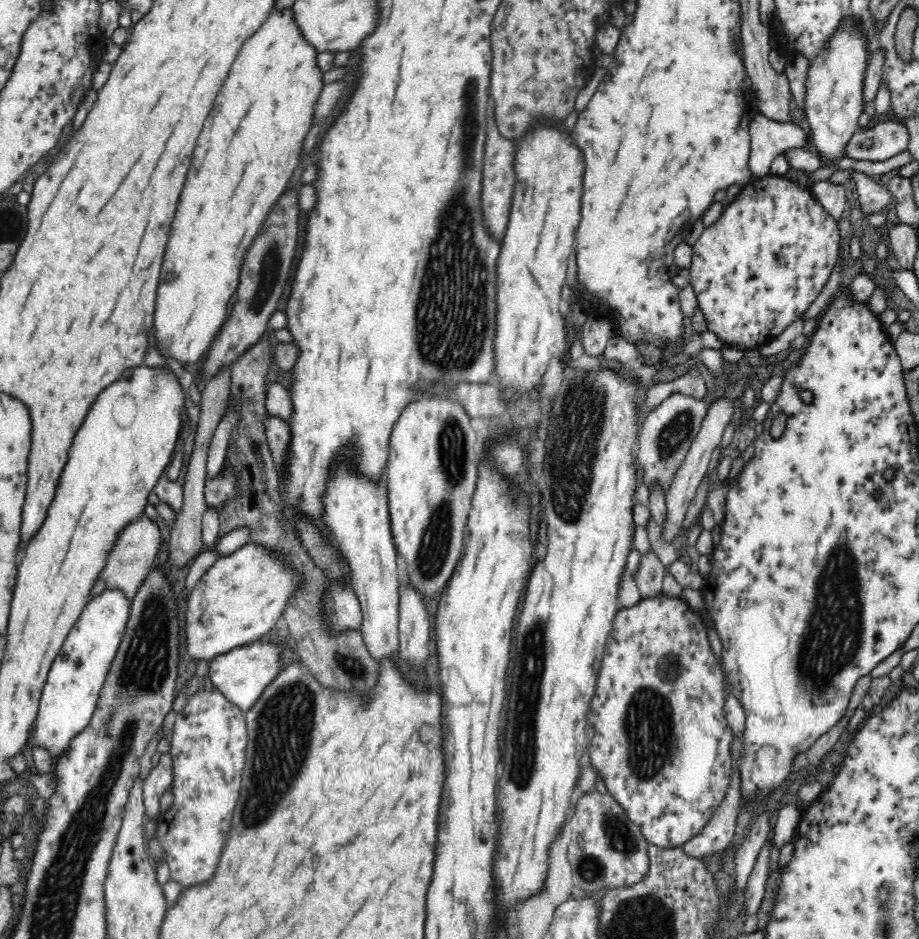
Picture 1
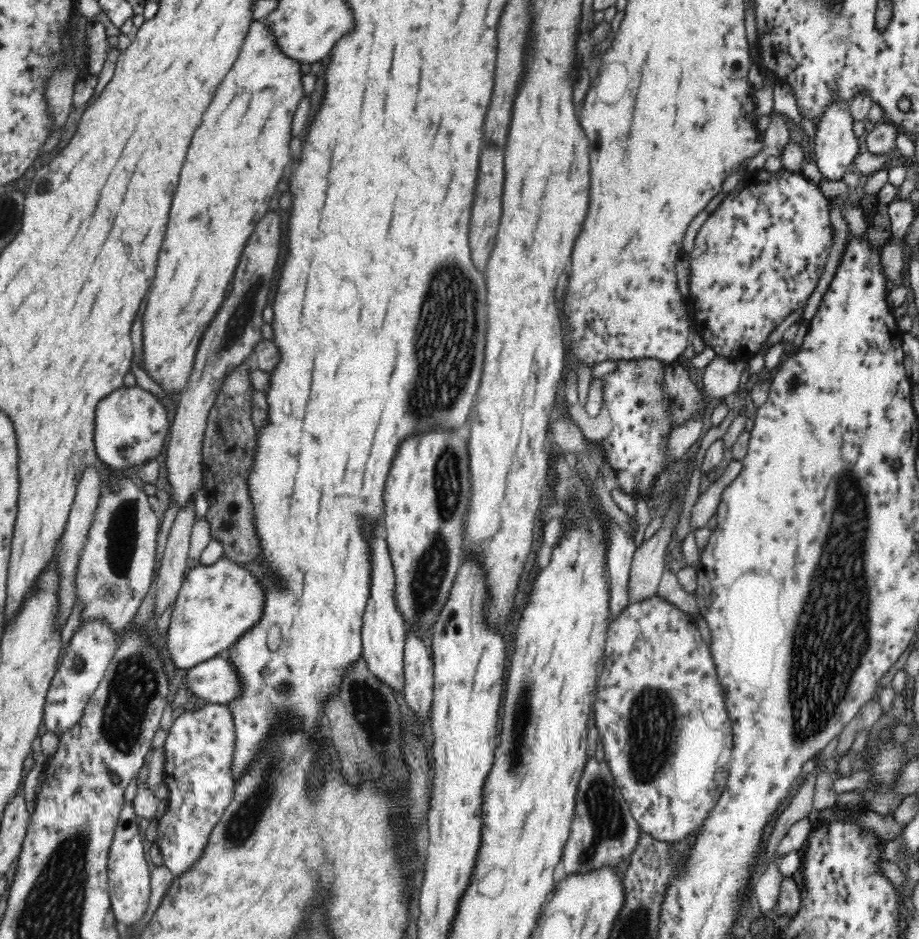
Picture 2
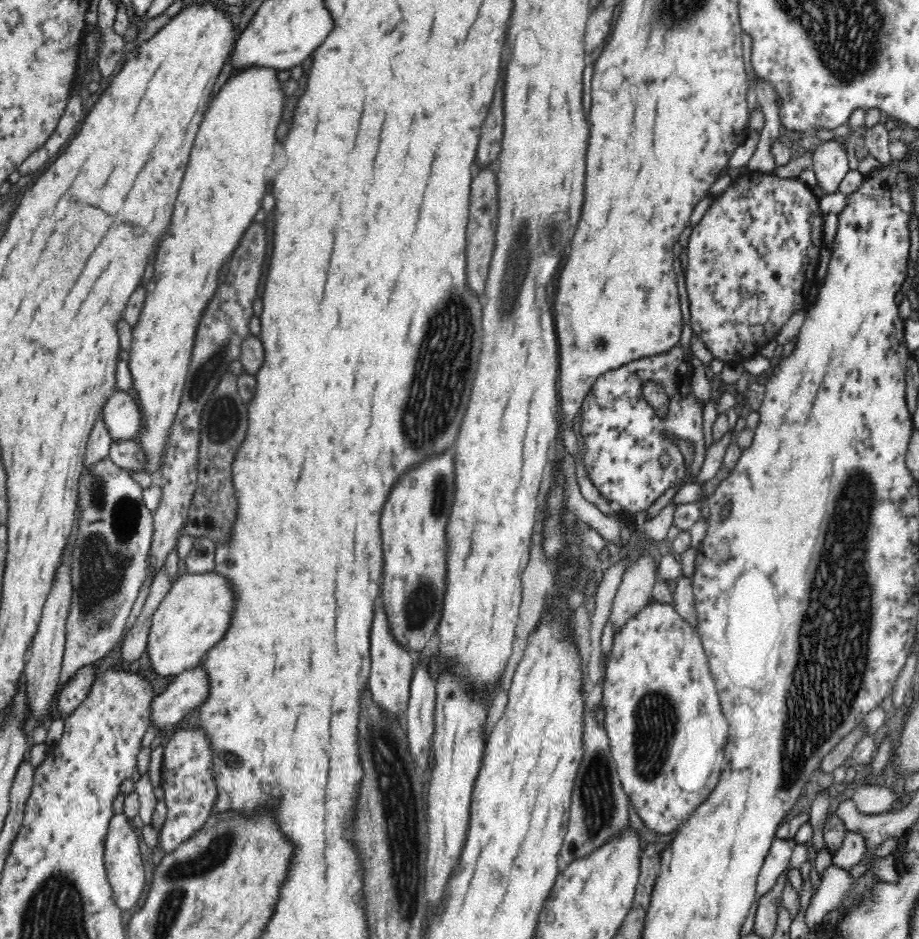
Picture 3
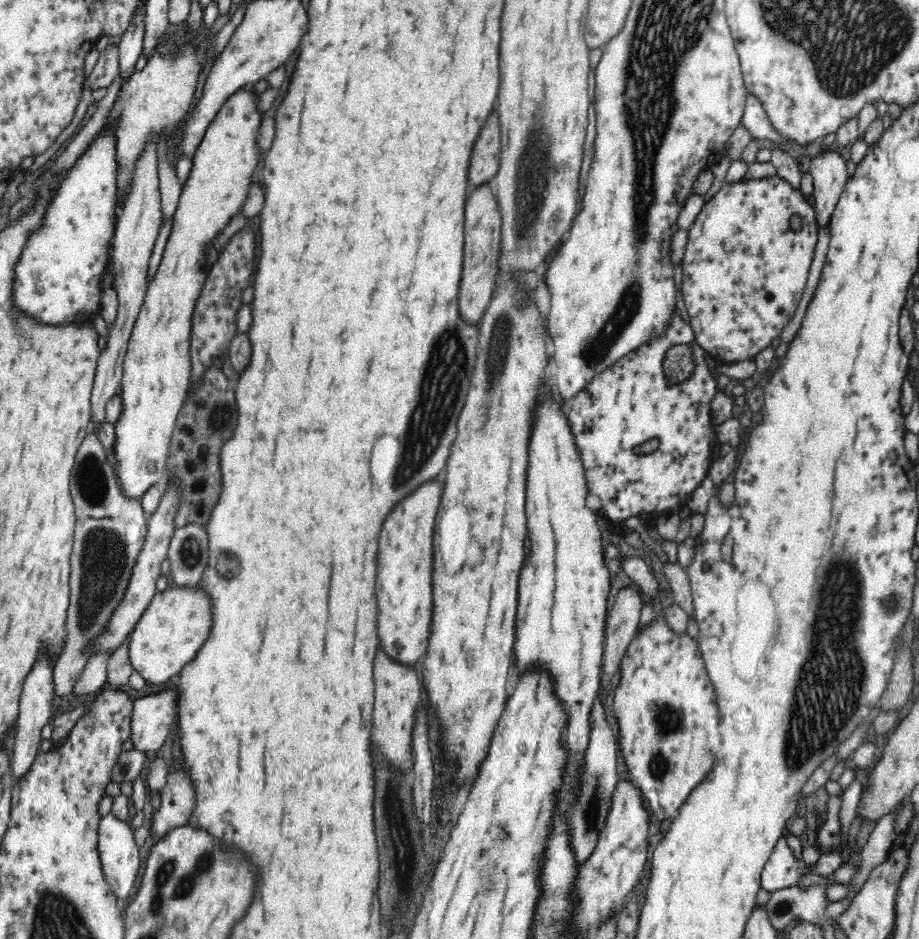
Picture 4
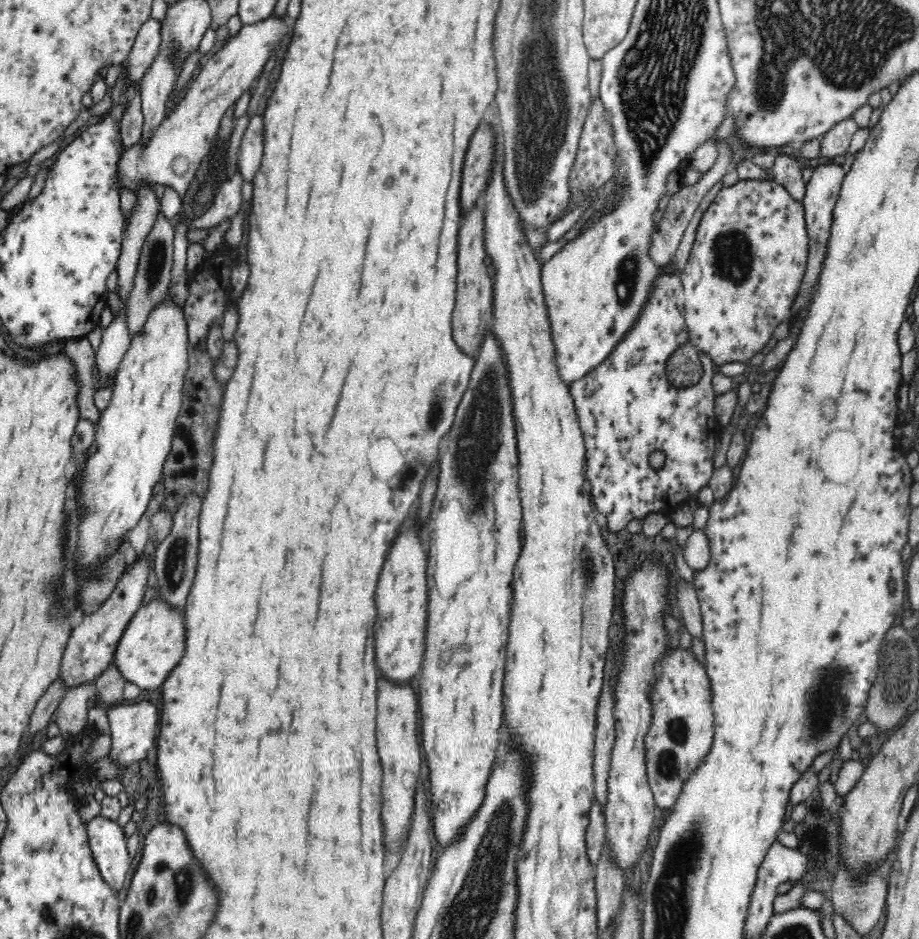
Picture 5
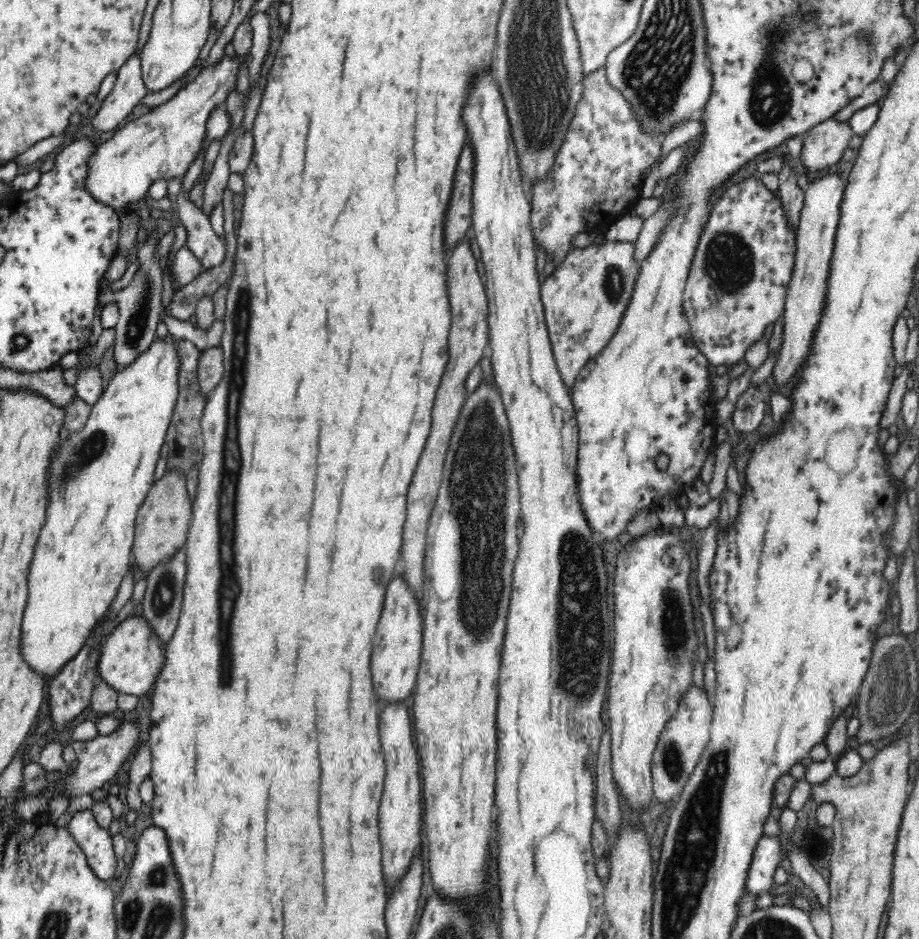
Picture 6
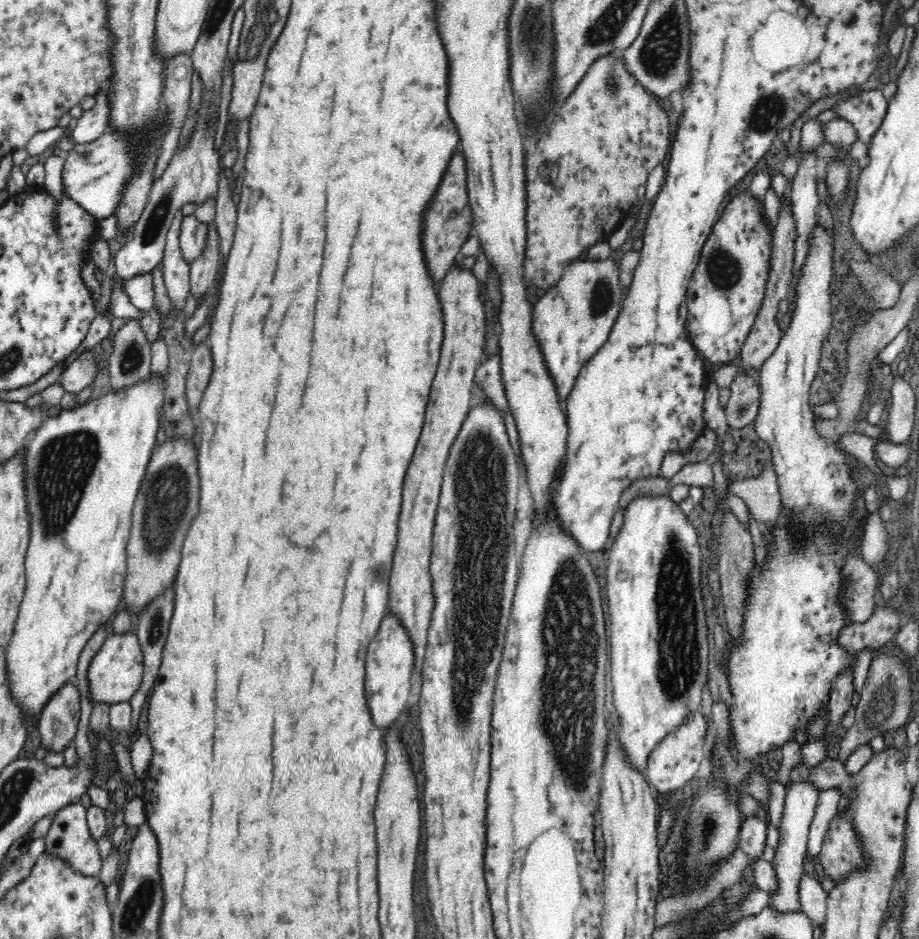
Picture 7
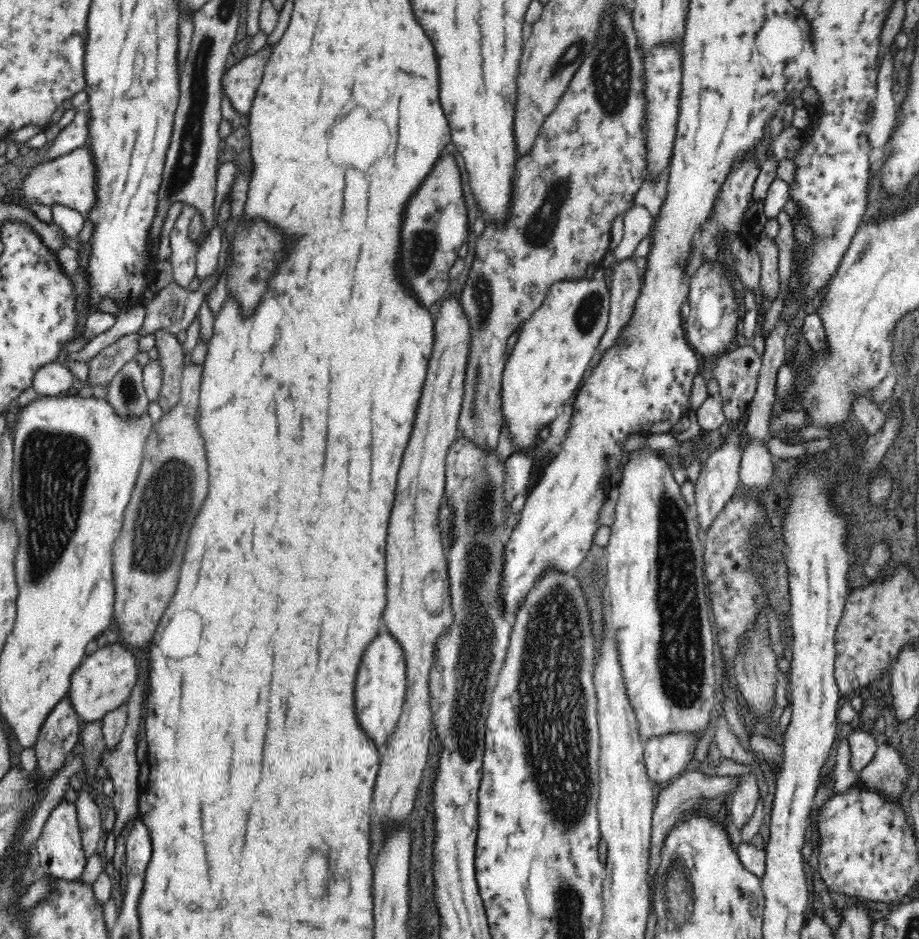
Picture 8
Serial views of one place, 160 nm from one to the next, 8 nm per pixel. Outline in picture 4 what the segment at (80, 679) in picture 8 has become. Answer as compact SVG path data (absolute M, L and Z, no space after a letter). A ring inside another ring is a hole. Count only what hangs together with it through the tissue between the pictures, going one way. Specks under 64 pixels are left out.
M196 586L190 587L170 587L162 592L157 592L154 598L149 602L148 608L142 613L134 630L128 638L128 657L132 670L136 671L142 679L152 684L164 684L177 676L179 672L190 662L194 660L198 650L204 644L206 636L210 632L212 624L212 615L210 615L210 597Z

